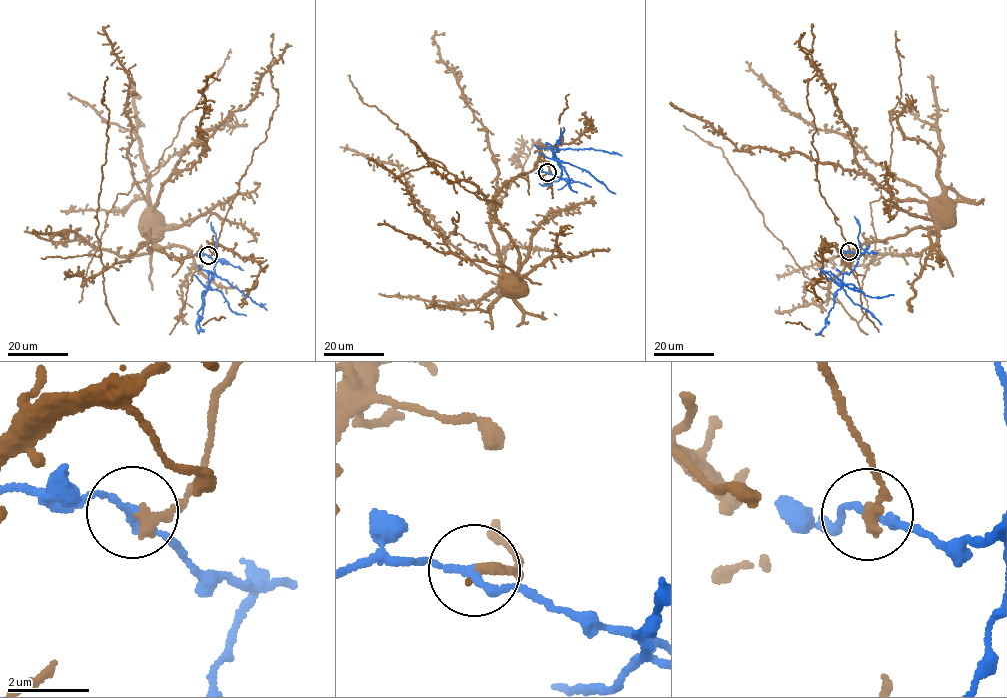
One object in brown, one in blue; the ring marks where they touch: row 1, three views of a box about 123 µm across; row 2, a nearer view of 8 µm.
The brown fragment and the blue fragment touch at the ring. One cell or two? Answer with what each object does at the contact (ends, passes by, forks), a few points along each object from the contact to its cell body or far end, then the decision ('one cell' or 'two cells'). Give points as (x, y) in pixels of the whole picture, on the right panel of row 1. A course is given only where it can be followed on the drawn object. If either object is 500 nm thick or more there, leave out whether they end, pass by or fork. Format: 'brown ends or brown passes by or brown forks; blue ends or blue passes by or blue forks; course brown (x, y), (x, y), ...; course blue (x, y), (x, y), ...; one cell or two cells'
brown ends; blue passes by; course brown (848, 251), (819, 189), (807, 98), (817, 72), (812, 61), (867, 173), (900, 199), (941, 206); course blue (848, 251), (857, 253), (859, 257), (853, 270), (843, 275), (843, 285), (837, 285), (826, 271), (860, 292); two cells

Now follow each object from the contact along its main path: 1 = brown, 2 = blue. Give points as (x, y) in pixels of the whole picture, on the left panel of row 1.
1: (208, 255), (278, 105), (269, 71), (250, 103), (187, 149), (147, 211), (151, 217)
2: (208, 255), (216, 261), (208, 288), (209, 271), (226, 280), (267, 310)

